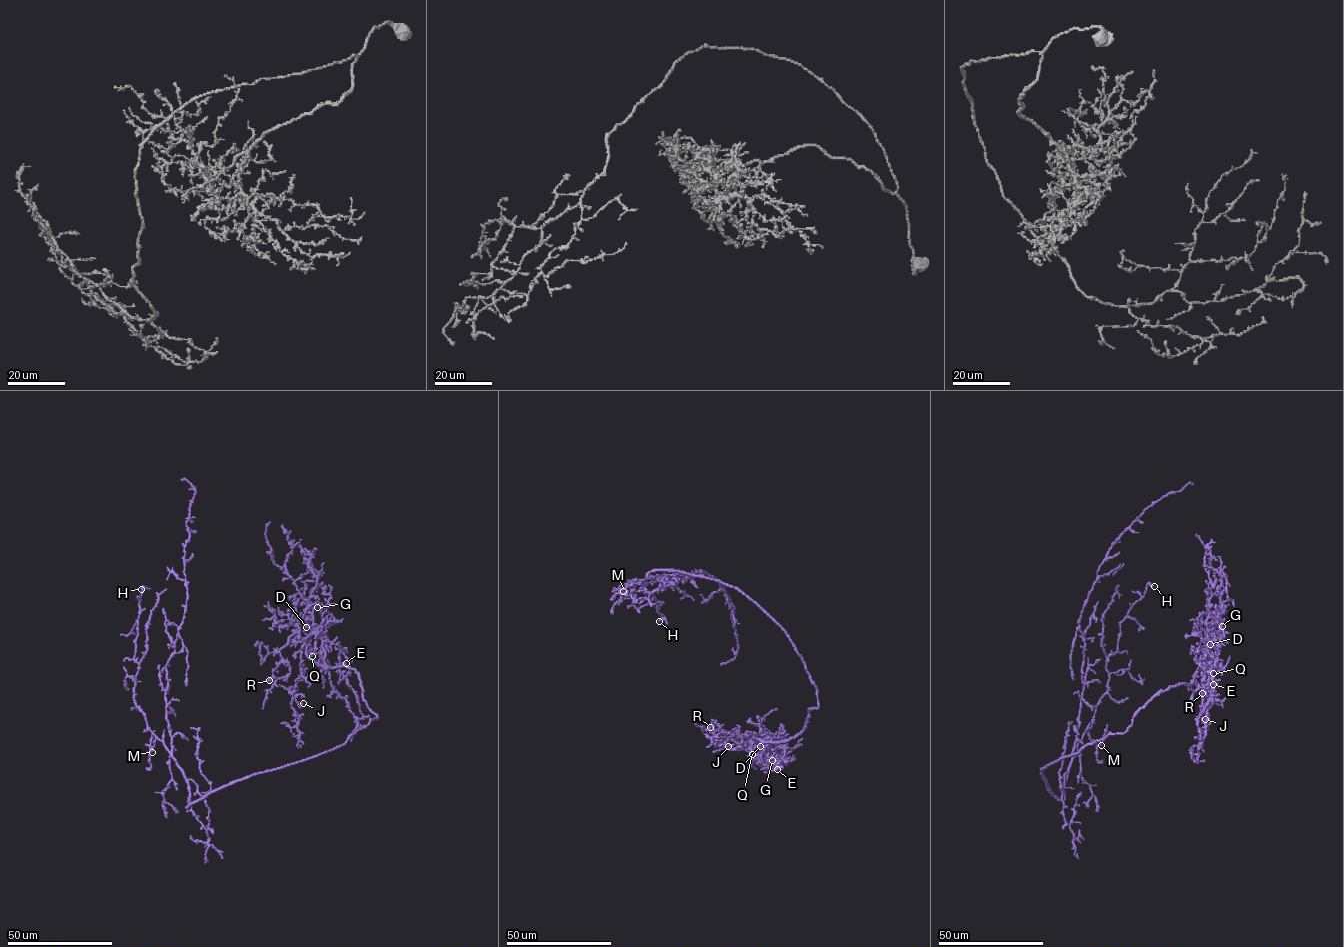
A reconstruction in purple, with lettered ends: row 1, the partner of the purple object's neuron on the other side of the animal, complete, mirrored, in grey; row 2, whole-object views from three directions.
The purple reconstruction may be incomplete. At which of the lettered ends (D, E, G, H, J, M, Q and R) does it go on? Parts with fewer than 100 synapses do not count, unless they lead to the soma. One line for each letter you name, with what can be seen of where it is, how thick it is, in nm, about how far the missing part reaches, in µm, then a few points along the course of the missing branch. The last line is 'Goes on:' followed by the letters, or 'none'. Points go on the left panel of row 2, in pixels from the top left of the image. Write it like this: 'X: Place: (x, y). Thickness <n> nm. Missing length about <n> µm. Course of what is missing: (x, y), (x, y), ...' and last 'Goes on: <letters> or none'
Q: Place: (312, 656). Thickness 160 nm. Missing length about 60 µm. Course of what is missing: (312, 656), (315, 689), (311, 702), (320, 725), (315, 751)
Goes on: Q

